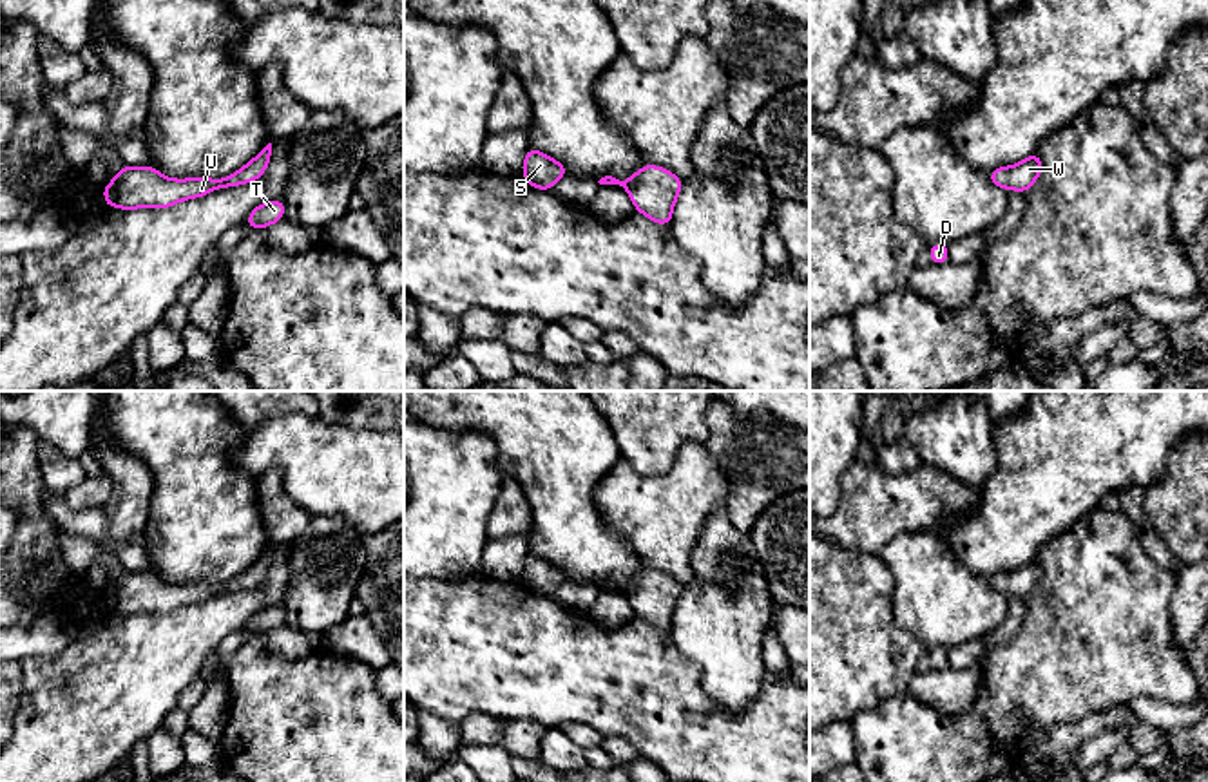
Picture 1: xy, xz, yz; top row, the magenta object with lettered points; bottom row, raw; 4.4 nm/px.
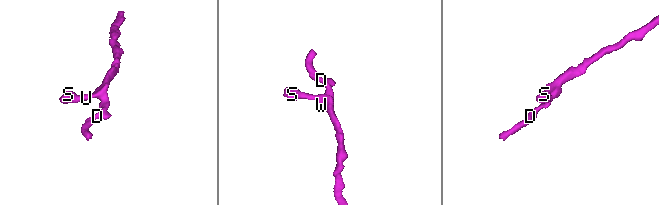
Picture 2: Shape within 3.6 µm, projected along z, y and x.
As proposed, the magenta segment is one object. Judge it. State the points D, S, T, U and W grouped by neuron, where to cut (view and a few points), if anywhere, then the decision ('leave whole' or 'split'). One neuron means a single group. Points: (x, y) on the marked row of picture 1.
D S T U W; no cut; leave whole

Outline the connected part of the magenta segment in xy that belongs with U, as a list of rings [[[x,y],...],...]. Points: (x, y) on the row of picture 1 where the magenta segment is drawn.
[[[268,143],[250,163],[223,179],[192,177],[168,179],[154,167],[123,167],[103,188],[103,199],[112,208],[168,208],[179,201],[203,197],[217,188],[239,186],[257,181],[270,163],[272,143]]]

